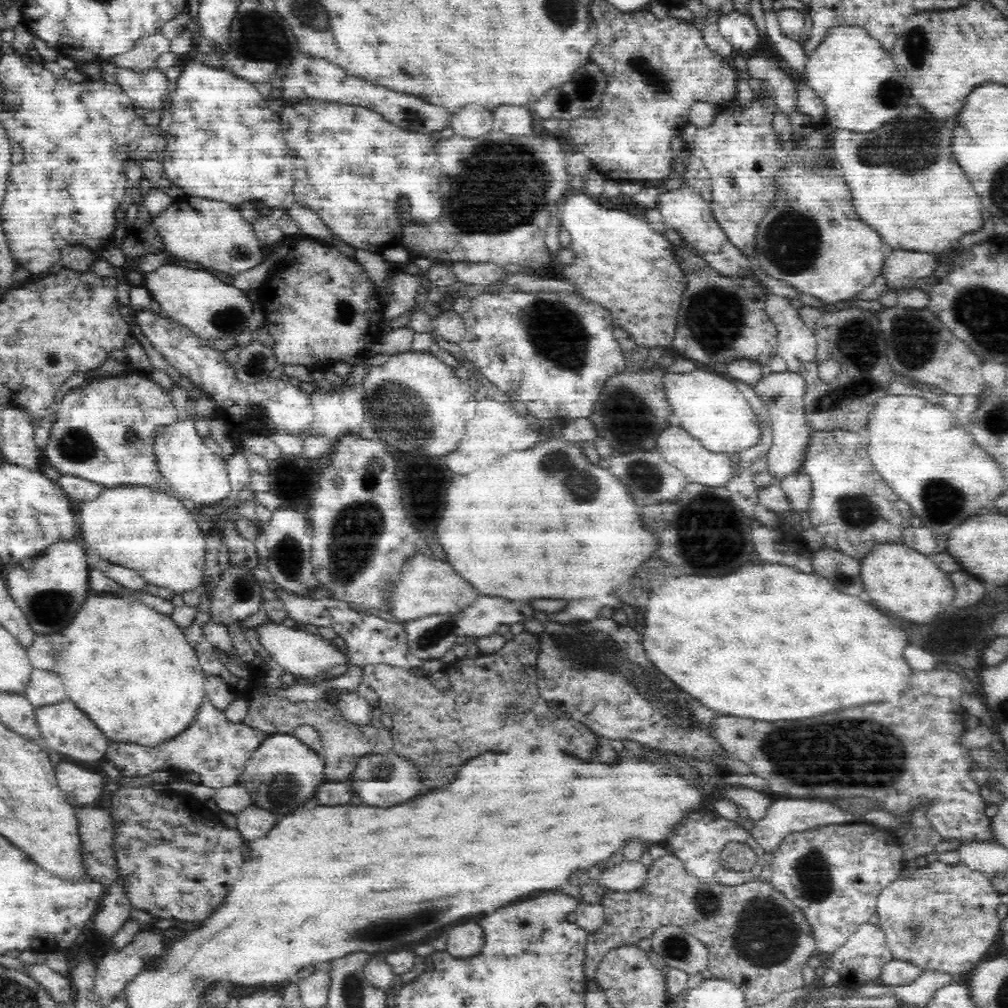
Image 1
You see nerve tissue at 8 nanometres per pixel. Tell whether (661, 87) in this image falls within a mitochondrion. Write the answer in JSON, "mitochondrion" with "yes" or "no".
{"mitochondrion":"yes"}

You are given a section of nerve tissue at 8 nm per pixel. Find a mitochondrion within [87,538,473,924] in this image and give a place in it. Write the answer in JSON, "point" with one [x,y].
{"point":[283,785]}

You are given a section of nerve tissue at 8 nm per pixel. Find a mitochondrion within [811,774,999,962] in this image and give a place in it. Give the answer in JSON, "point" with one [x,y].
{"point":[916,931]}

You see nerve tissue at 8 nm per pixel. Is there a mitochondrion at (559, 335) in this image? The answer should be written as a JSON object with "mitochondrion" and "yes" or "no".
{"mitochondrion":"yes"}

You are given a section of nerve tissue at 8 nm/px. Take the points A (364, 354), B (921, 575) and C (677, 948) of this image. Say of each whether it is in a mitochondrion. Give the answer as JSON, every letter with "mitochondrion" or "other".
{"A":"other","B":"other","C":"mitochondrion"}

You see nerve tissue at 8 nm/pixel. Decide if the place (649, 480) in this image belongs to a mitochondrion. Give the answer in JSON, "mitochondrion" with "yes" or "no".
{"mitochondrion":"yes"}

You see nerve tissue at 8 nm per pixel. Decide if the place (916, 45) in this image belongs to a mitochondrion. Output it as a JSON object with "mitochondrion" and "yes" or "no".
{"mitochondrion":"yes"}

